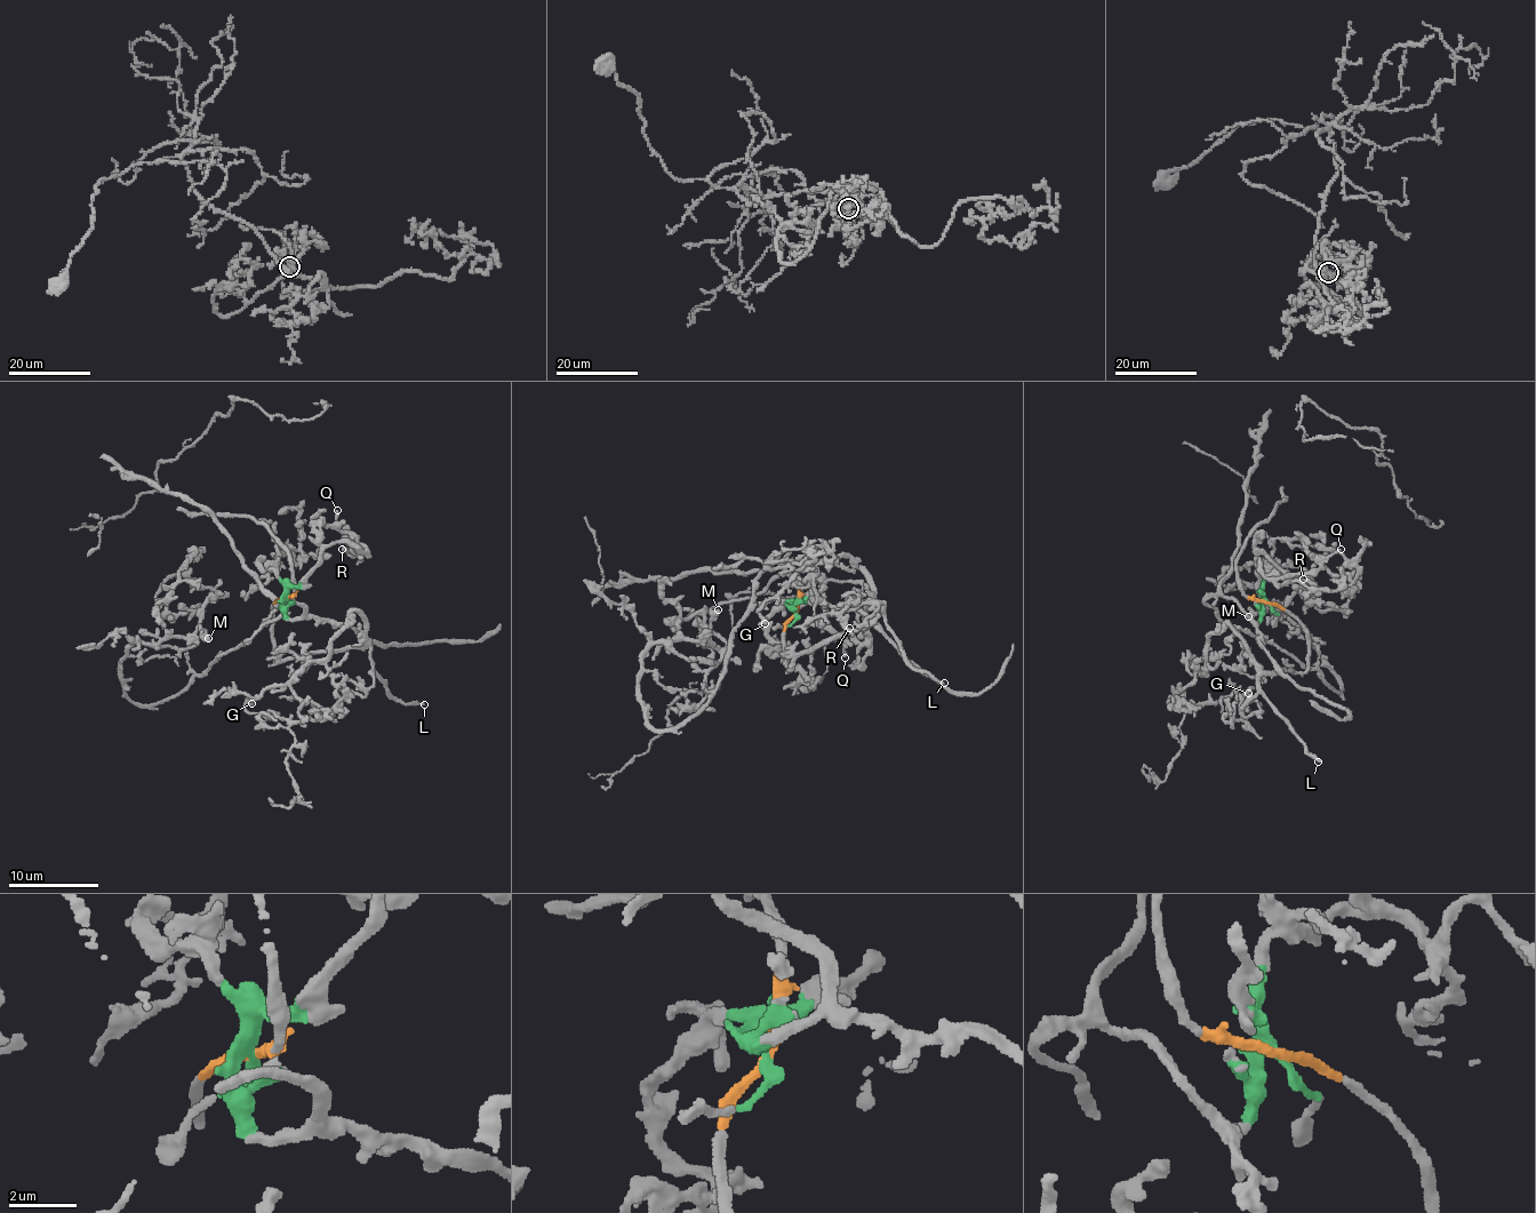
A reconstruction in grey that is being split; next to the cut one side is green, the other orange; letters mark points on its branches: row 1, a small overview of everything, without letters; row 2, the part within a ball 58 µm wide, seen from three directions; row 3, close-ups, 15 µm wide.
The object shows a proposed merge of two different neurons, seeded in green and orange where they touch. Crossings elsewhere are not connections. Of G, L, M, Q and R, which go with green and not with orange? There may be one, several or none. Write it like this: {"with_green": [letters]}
{"with_green": ["M", "Q", "R"]}

